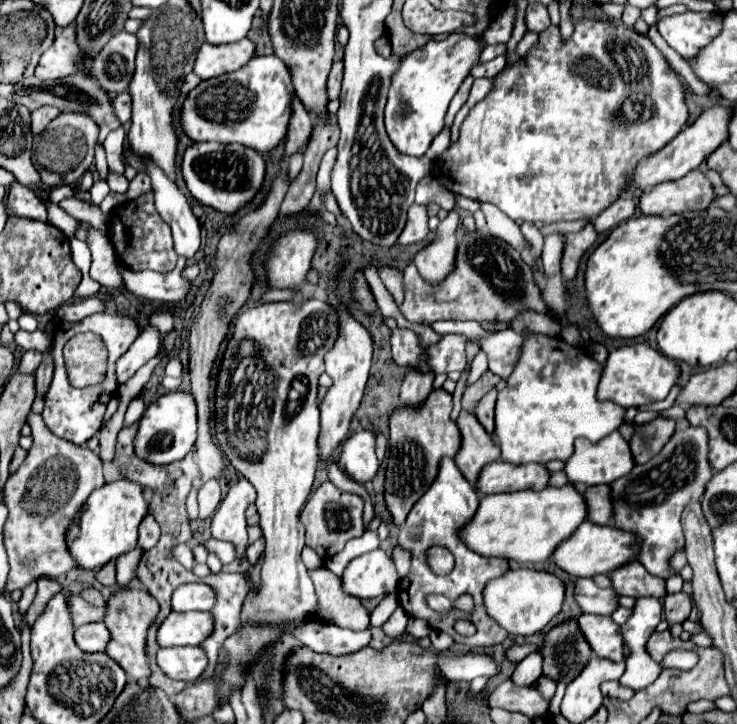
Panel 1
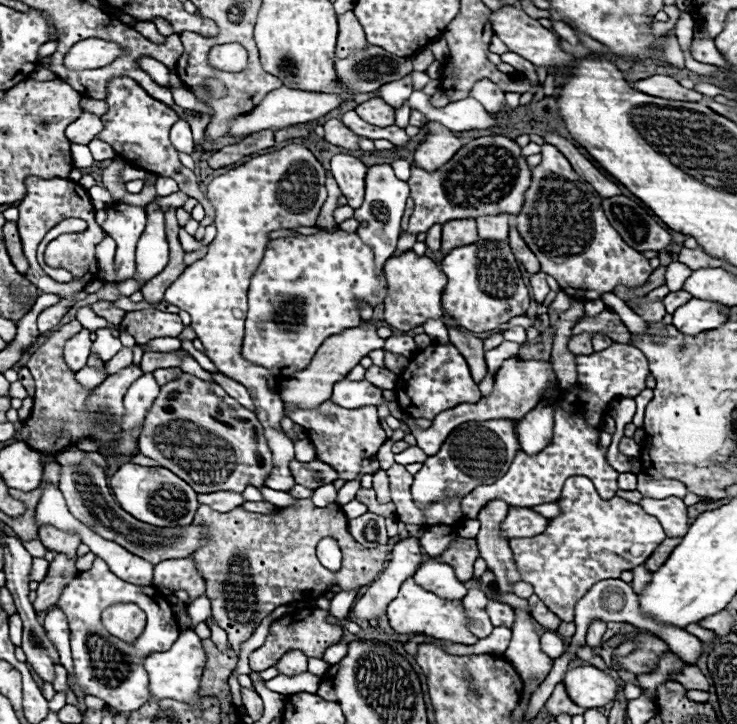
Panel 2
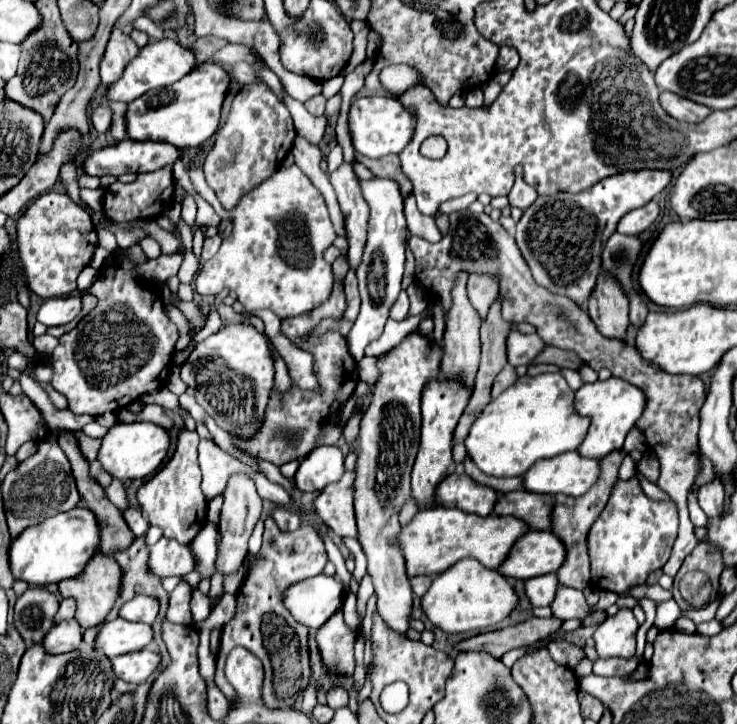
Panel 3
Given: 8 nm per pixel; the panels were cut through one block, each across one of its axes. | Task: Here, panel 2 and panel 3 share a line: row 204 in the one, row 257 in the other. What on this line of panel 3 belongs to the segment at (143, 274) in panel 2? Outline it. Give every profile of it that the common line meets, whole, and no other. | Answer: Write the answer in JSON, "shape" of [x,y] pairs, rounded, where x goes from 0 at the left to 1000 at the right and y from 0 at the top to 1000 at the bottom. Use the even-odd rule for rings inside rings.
{"shape":[[[198,329],[198,331],[193,331],[193,334],[190,334],[190,343],[195,345],[195,351],[198,351],[204,359],[217,354],[217,337],[214,337],[212,331],[206,331],[206,329]]]}

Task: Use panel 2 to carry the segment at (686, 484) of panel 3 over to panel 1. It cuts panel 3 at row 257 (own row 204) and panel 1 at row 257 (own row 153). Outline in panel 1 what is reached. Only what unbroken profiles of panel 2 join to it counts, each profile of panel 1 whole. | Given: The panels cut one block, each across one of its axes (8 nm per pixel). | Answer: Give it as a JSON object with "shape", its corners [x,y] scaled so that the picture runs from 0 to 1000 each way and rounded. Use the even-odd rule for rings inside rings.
{"shape":[[[649,318],[632,320],[624,329],[619,367],[616,367],[613,378],[597,395],[586,398],[581,390],[575,390],[570,384],[562,362],[556,362],[548,370],[548,417],[540,425],[551,442],[575,445],[575,448],[586,448],[592,442],[649,442],[649,445],[684,442],[684,445],[692,445],[708,428],[727,428],[727,431],[741,434],[741,423],[733,414],[733,398],[725,392],[722,373],[711,365],[711,359],[706,356],[706,348],[697,345],[695,340],[689,340],[684,331],[670,329],[659,320],[649,320]]]}

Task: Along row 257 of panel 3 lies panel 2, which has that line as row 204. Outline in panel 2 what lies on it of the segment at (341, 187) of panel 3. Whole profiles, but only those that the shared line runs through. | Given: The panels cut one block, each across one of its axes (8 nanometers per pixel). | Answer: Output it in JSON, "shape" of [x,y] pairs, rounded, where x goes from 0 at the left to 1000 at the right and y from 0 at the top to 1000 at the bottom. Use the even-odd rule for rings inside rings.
{"shape":[[[456,213],[448,224],[448,235],[464,268],[472,273],[472,285],[488,287],[494,279],[494,243],[499,232],[480,215]]]}

